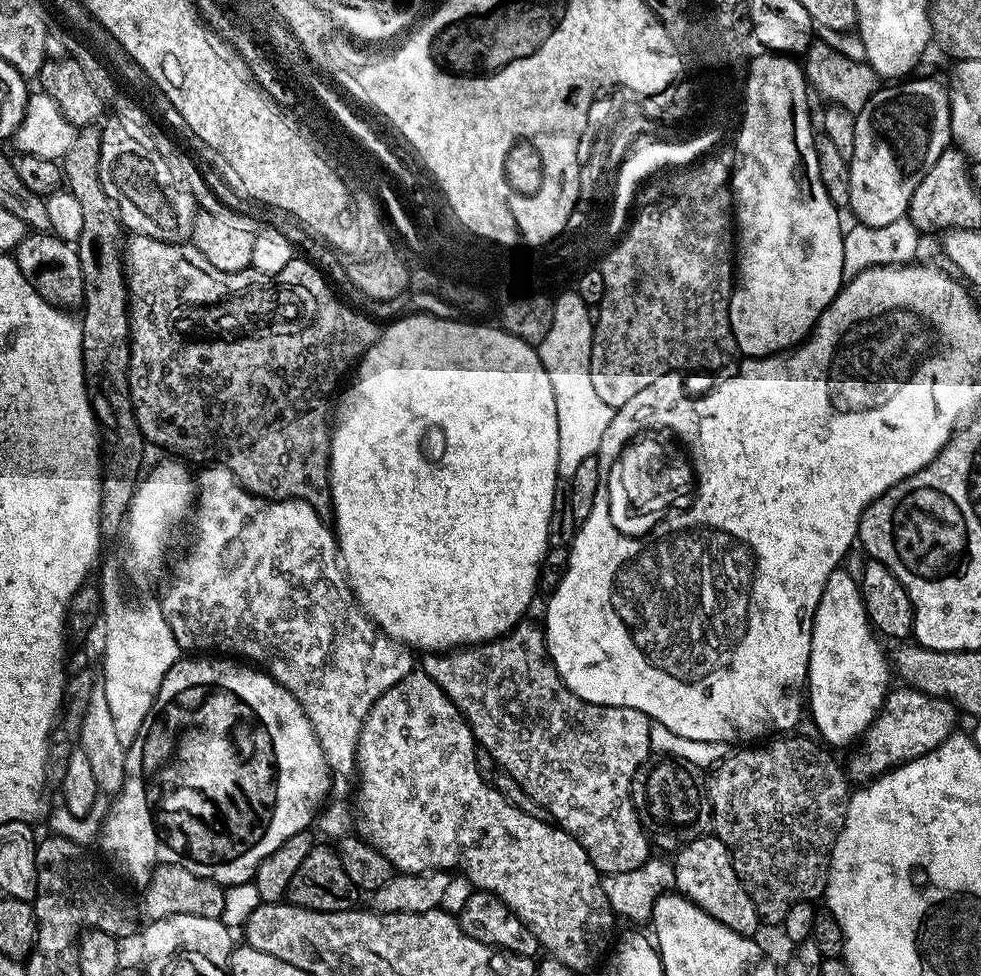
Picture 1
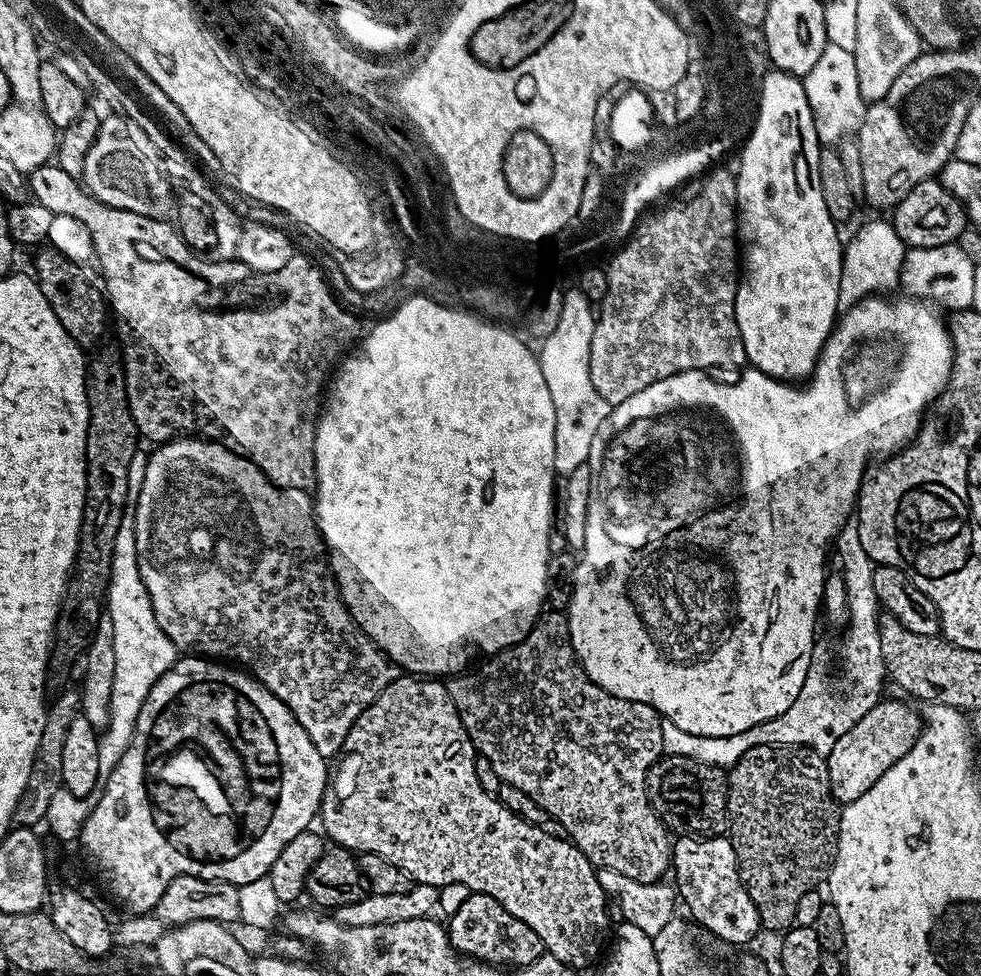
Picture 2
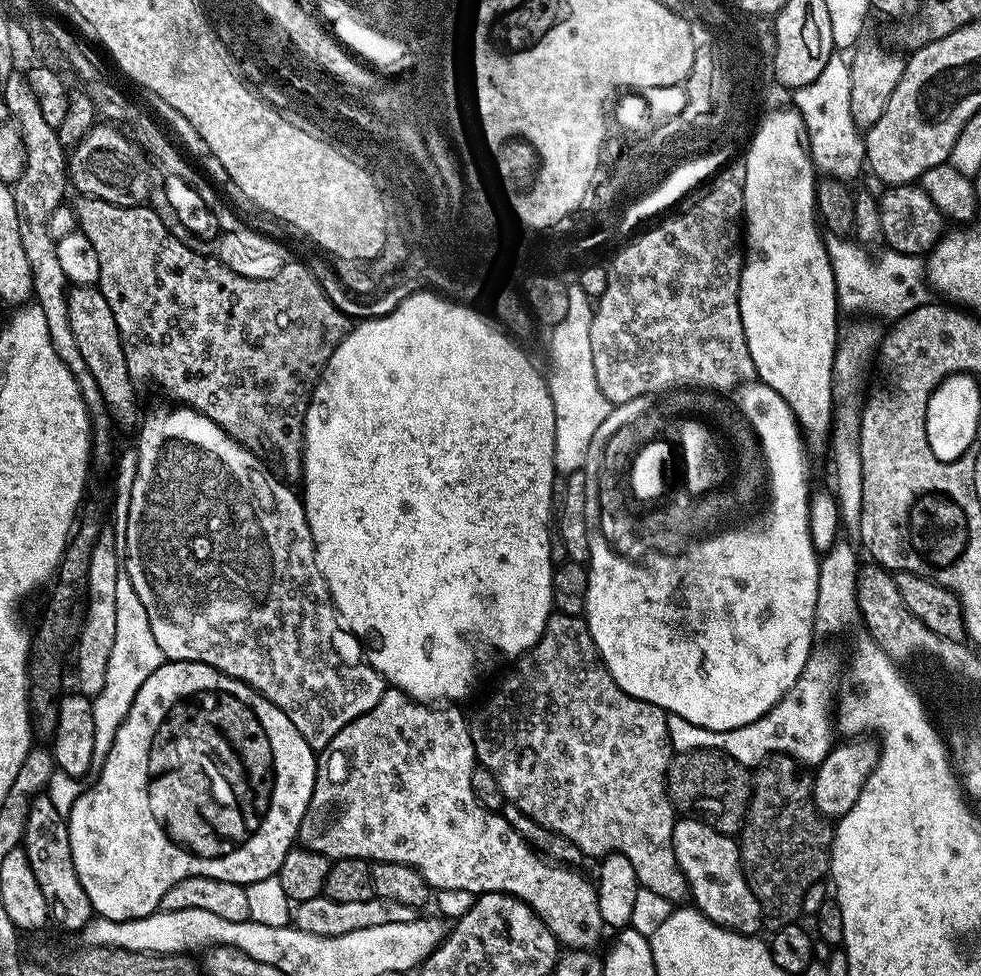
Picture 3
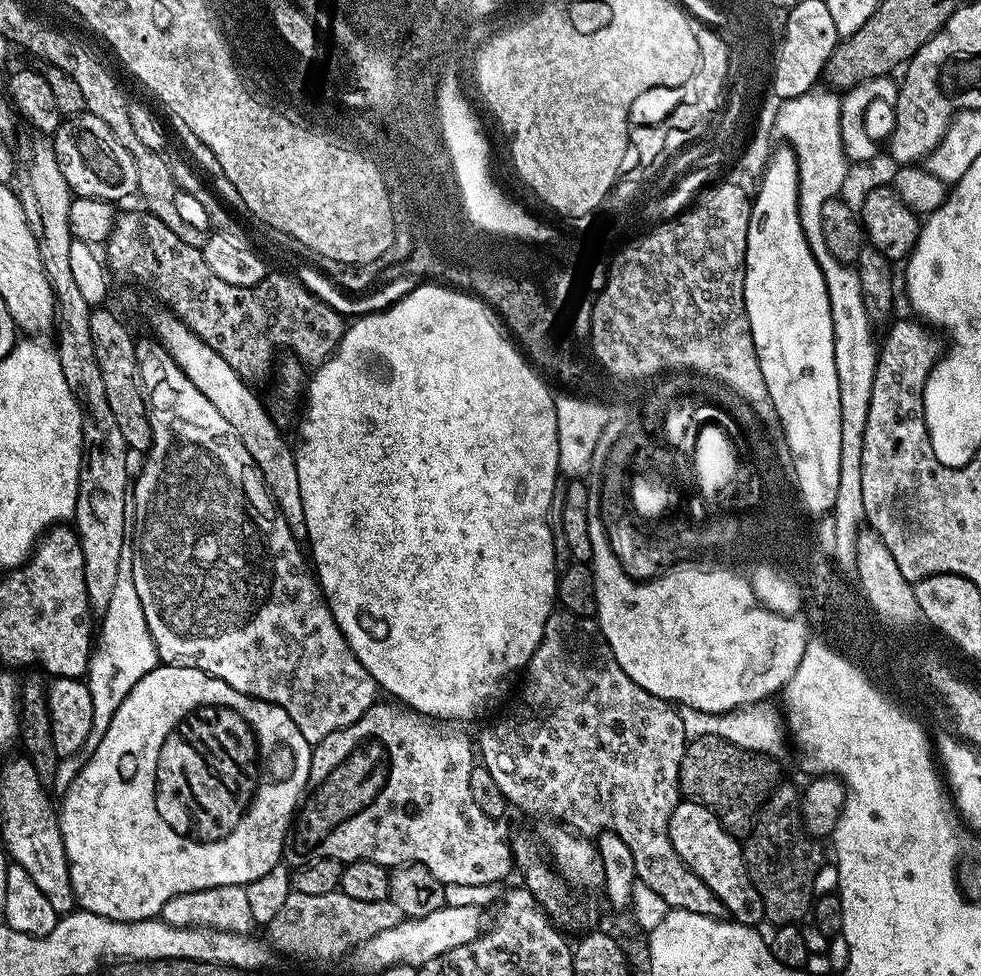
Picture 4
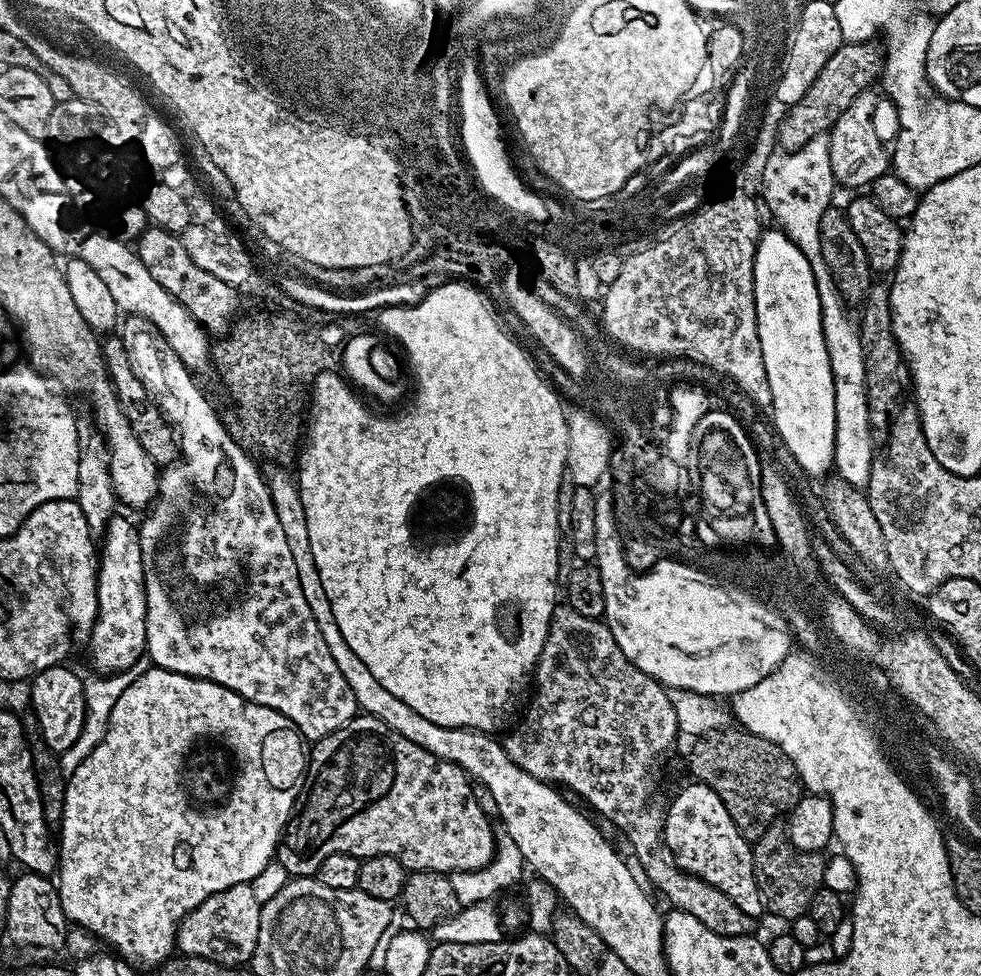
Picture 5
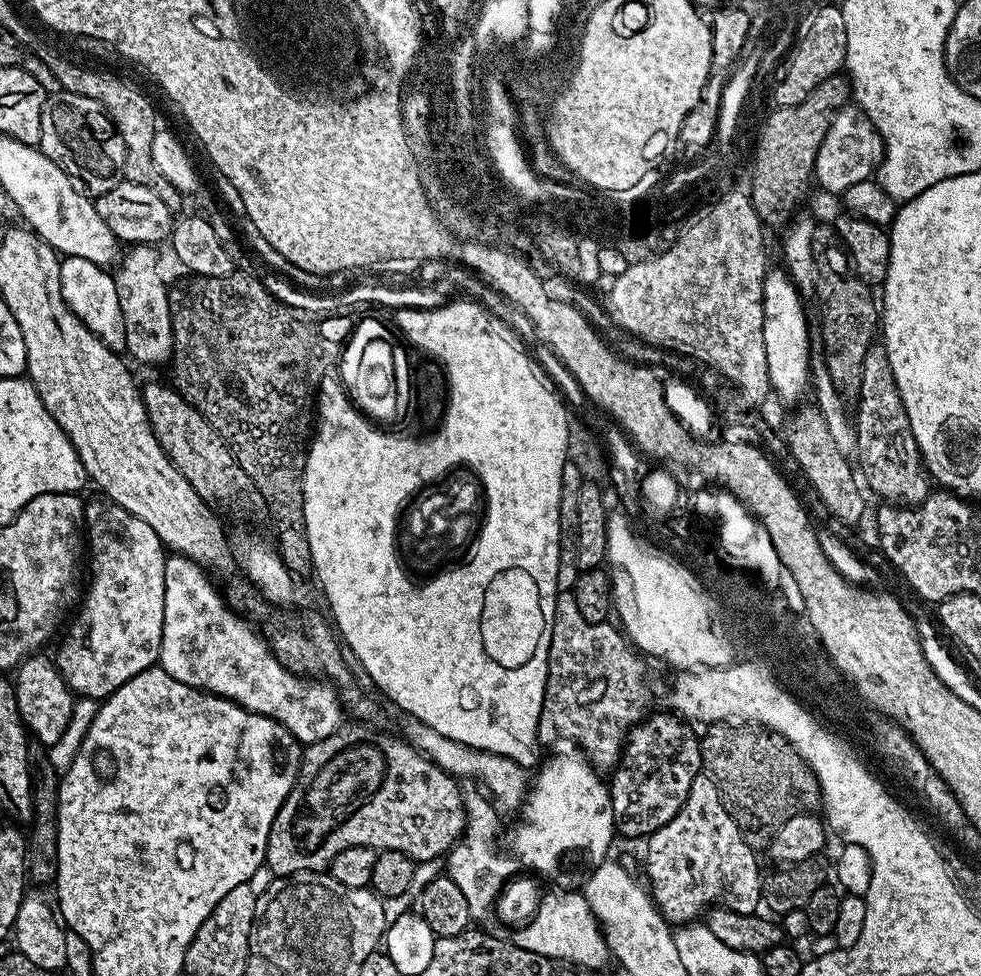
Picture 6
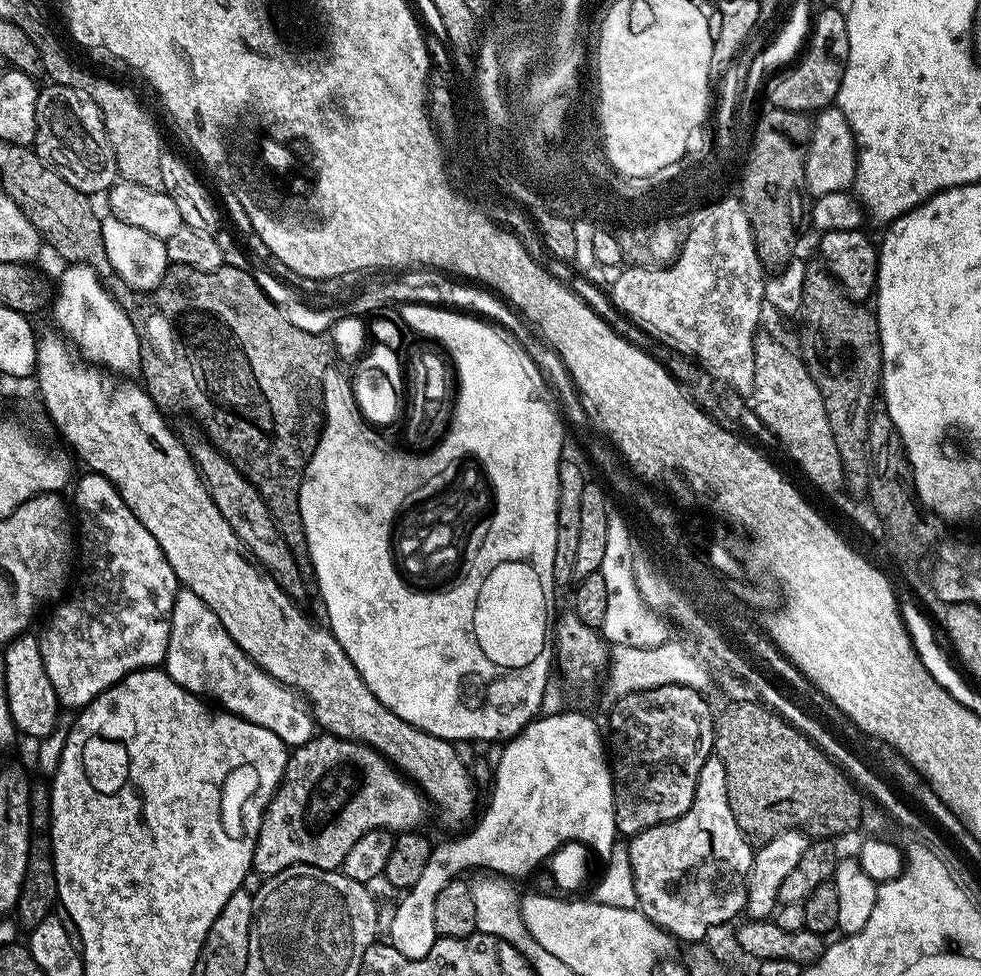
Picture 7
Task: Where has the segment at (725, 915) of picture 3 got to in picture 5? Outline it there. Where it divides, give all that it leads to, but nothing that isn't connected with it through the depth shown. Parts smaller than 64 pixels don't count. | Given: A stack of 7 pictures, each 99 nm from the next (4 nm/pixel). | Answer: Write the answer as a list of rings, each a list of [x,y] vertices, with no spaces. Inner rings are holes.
[[[691,783],[673,798],[672,805],[667,805],[664,813],[664,841],[672,859],[684,872],[702,878],[710,886],[722,890],[722,894],[726,894],[726,898],[730,898],[734,906],[742,910],[742,914],[750,914],[757,918],[763,917],[765,915],[764,903],[758,894],[758,886],[752,873],[752,849],[749,841],[744,839],[738,826],[734,826],[726,806],[722,806],[722,798],[718,798],[718,794],[714,794],[714,790],[710,790],[708,784]]]

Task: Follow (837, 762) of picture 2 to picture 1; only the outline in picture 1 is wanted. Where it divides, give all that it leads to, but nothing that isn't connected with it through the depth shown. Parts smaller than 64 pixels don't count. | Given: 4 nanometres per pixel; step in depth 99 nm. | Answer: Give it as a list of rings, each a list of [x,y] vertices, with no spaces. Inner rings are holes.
[[[907,686],[893,687],[884,707],[864,732],[862,739],[851,749],[852,757],[846,760],[846,775],[852,782],[871,782],[877,776],[899,768],[914,758],[922,758],[930,750],[942,746],[946,738],[957,731],[958,709],[951,700],[931,696]]]

